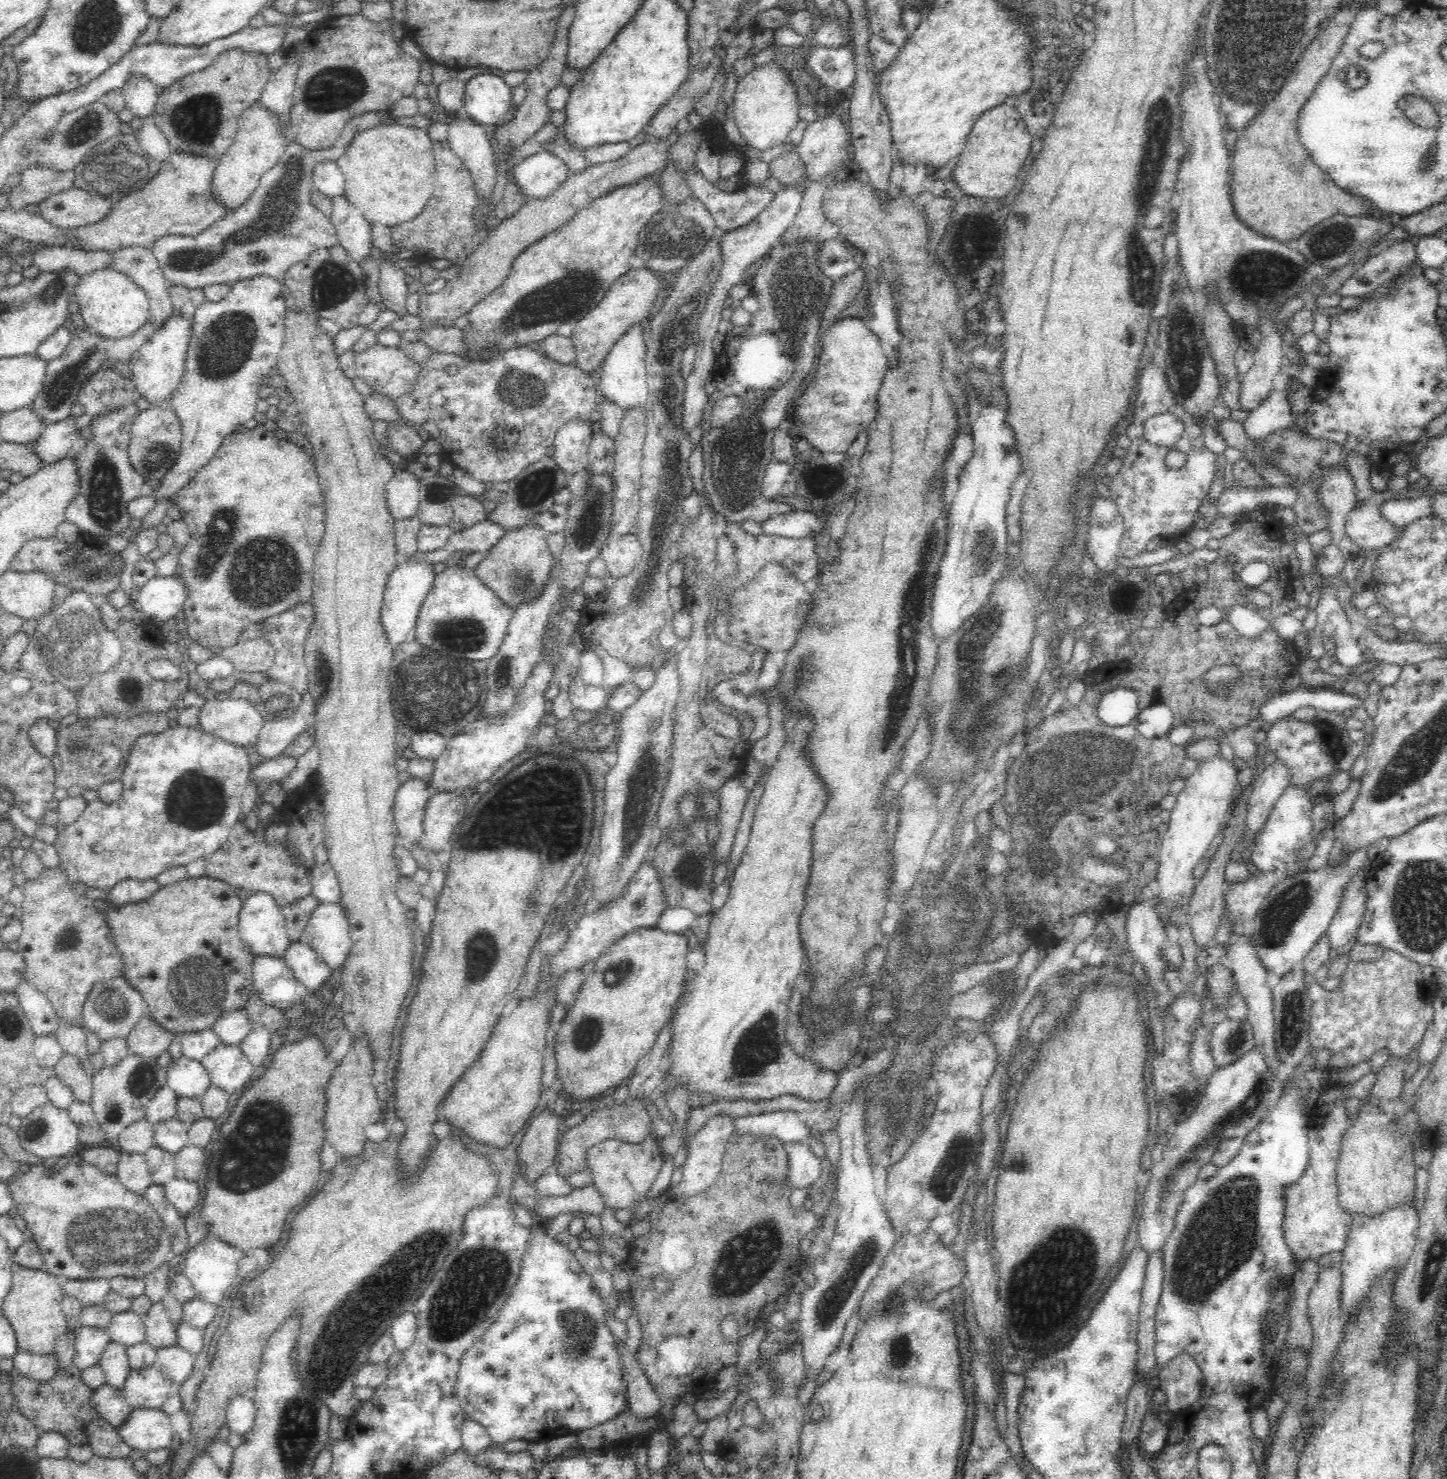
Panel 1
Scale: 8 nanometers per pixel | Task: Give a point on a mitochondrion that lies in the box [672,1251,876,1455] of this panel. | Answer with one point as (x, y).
(834, 1297)

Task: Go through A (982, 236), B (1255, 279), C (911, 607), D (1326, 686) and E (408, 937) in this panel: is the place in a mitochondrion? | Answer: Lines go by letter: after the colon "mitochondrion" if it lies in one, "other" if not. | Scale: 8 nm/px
A: other
B: mitochondrion
C: mitochondrion
D: other
E: other

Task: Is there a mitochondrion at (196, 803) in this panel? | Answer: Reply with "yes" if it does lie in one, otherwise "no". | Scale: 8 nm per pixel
yes

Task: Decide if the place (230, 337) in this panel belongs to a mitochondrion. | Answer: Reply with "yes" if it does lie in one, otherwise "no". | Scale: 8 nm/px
yes

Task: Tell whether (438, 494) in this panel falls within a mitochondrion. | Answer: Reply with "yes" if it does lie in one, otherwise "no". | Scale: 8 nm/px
yes

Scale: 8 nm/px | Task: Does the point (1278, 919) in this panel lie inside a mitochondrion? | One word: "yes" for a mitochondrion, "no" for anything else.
yes

